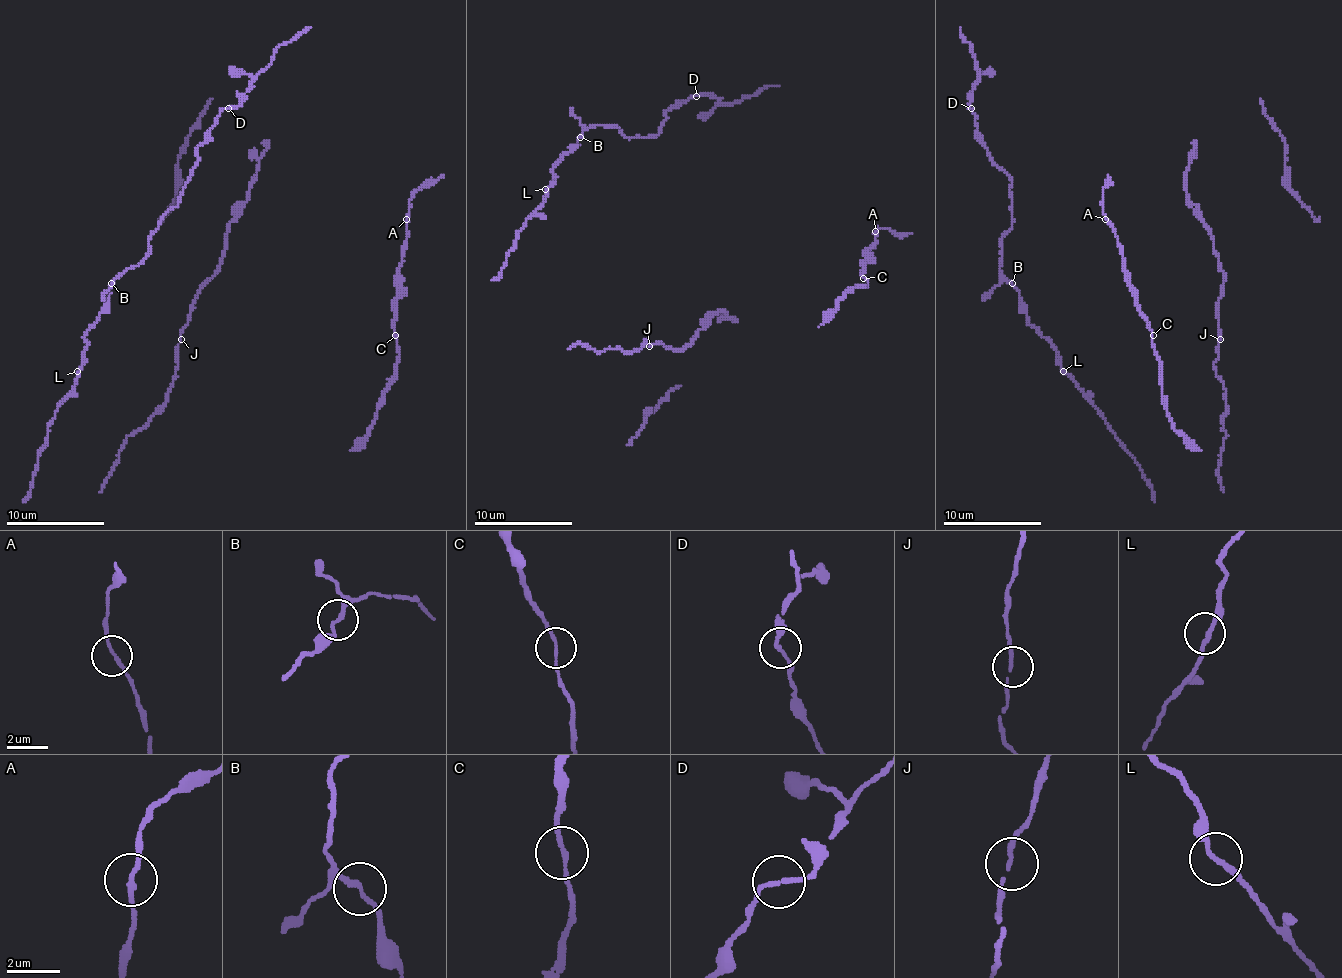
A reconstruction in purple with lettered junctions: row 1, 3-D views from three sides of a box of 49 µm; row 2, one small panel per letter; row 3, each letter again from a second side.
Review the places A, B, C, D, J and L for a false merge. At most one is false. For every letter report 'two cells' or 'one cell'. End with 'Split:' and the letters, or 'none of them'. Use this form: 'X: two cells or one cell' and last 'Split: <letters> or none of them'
A: one cell
B: one cell
C: one cell
D: one cell
J: one cell
L: one cell
Split: none of them

